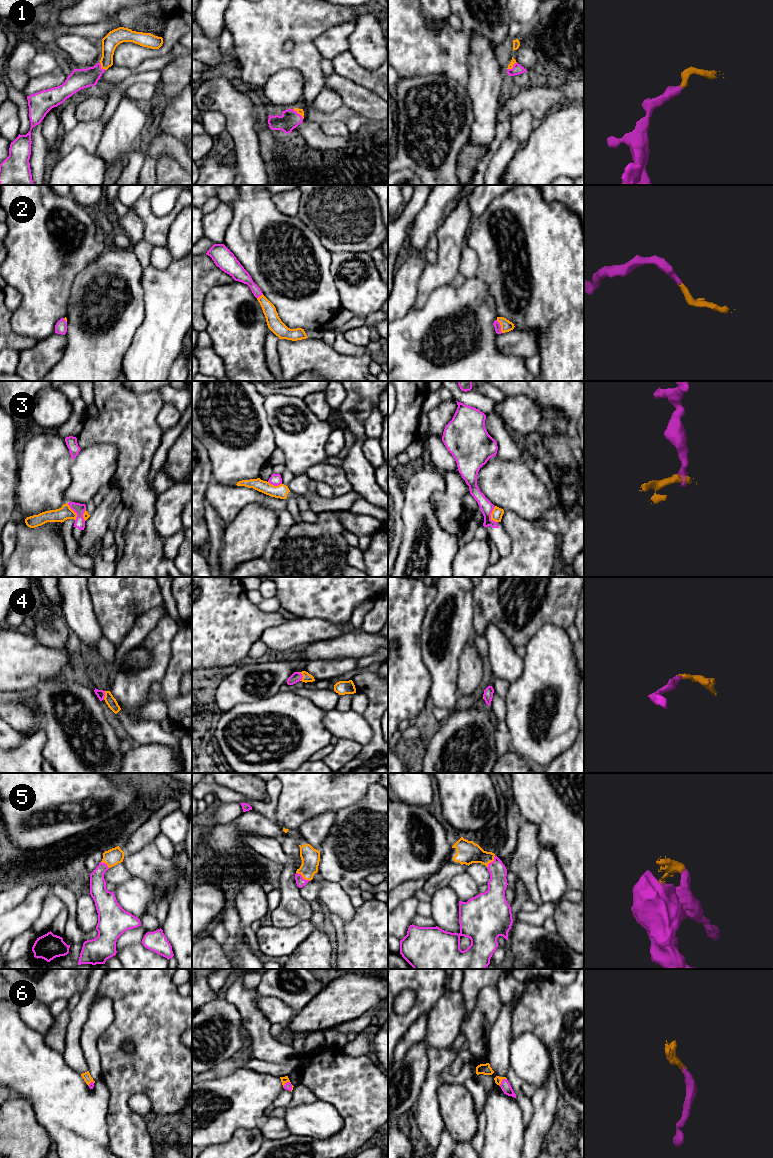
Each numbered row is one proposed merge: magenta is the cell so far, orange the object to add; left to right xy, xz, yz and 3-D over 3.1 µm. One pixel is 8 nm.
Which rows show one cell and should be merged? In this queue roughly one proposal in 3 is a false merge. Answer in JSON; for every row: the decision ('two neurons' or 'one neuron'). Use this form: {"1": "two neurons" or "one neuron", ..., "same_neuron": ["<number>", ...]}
{"1": "one neuron", "2": "one neuron", "3": "two neurons", "4": "one neuron", "5": "one neuron", "6": "one neuron", "same_neuron": ["1", "2", "4", "5", "6"]}

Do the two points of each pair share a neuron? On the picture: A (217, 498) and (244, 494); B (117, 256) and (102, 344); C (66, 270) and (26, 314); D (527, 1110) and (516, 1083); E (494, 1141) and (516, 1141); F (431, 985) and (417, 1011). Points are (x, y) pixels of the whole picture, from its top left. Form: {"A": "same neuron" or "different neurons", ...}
{"A": "same neuron", "B": "same neuron", "C": "same neuron", "D": "same neuron", "E": "same neuron", "F": "same neuron"}

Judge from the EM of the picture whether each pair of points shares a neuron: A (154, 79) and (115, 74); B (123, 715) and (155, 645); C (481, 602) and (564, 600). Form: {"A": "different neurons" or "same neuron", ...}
{"A": "different neurons", "B": "same neuron", "C": "same neuron"}

